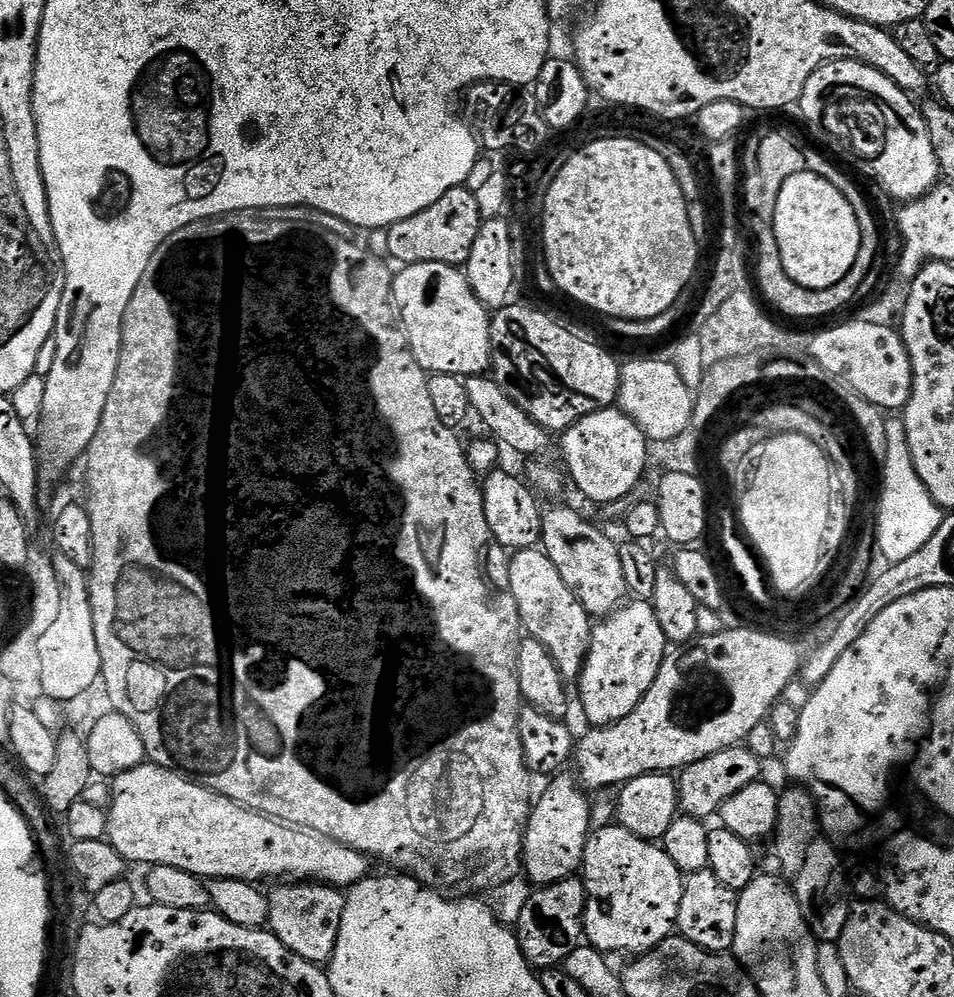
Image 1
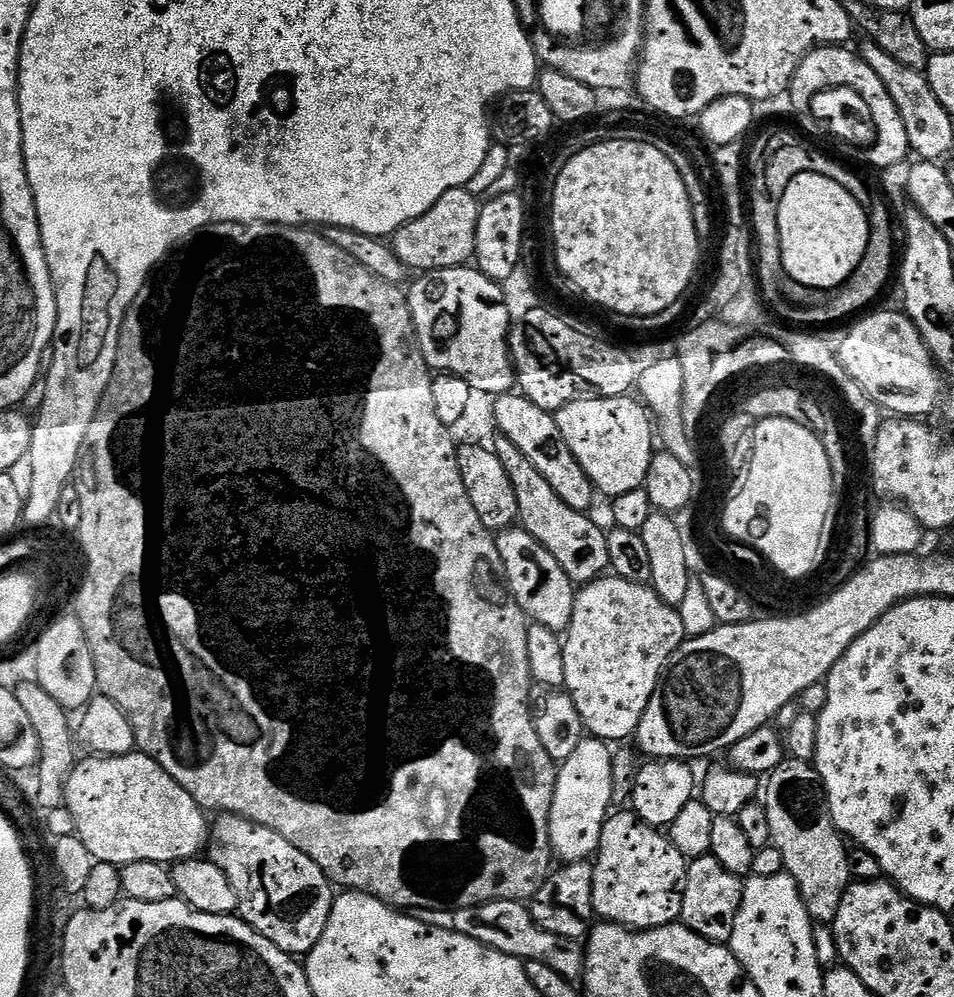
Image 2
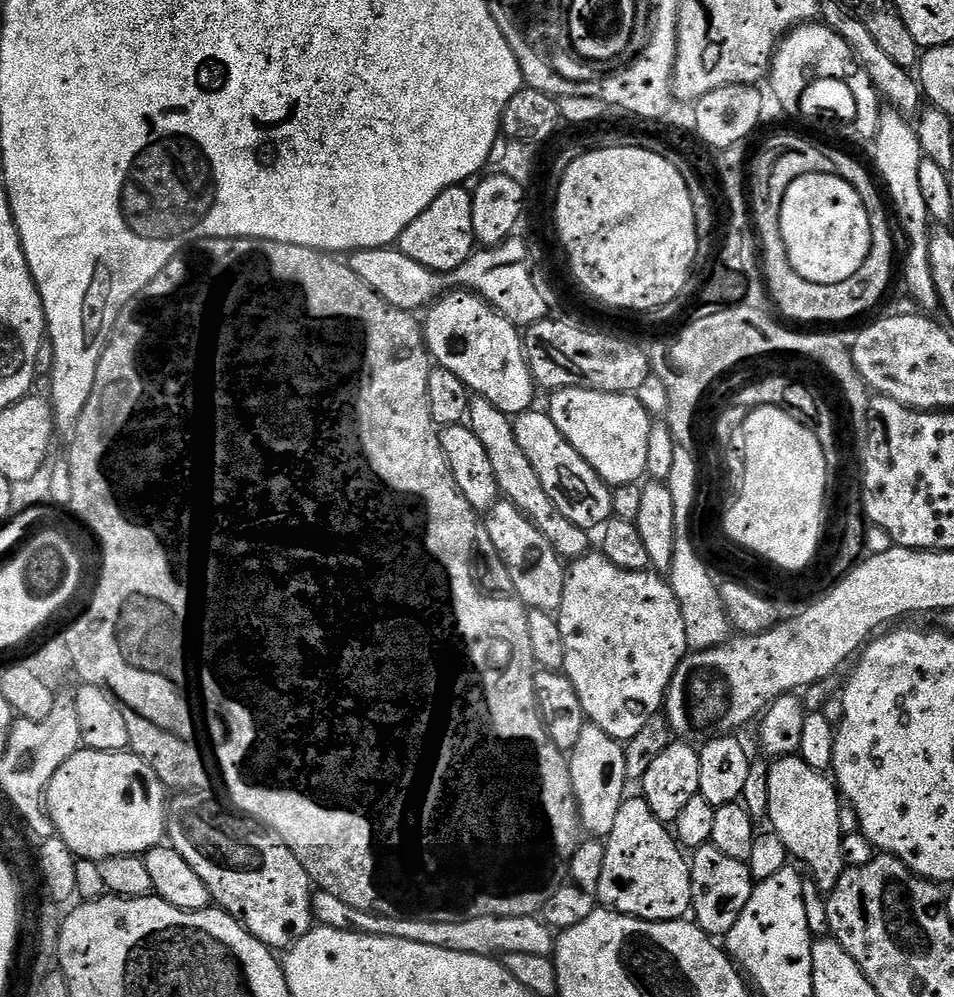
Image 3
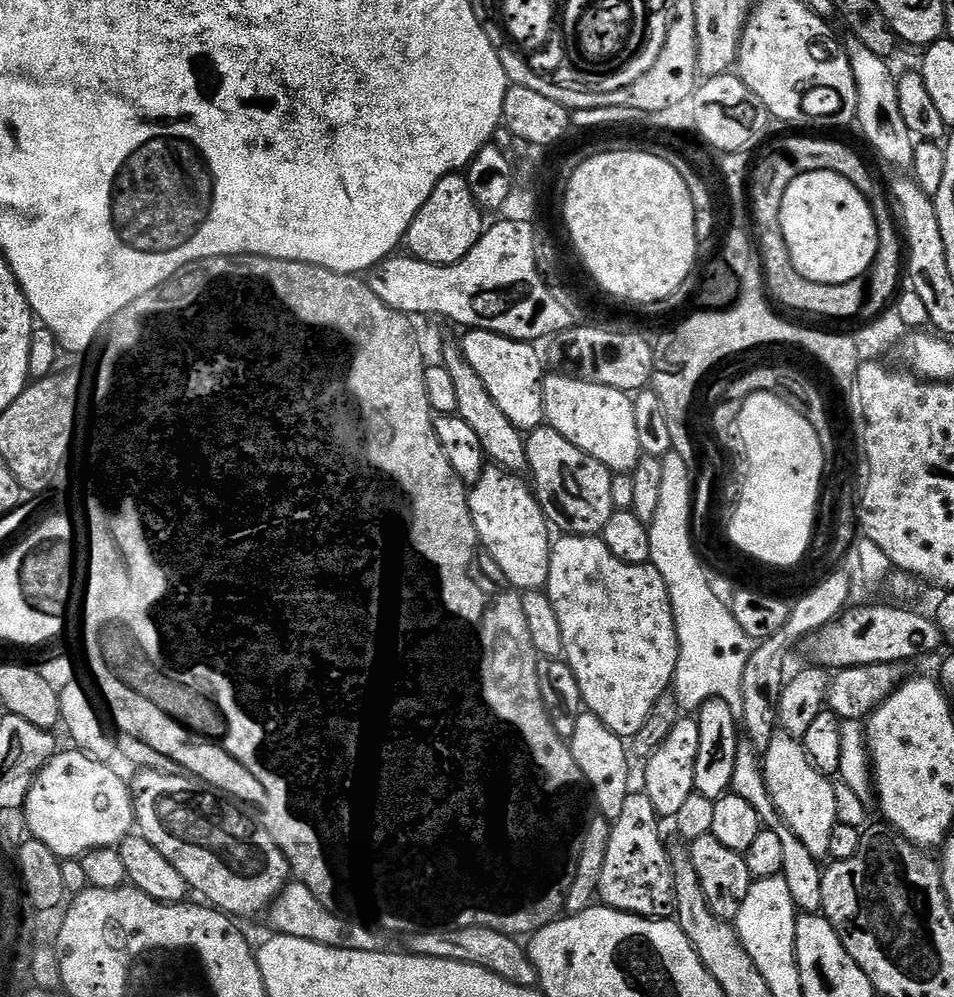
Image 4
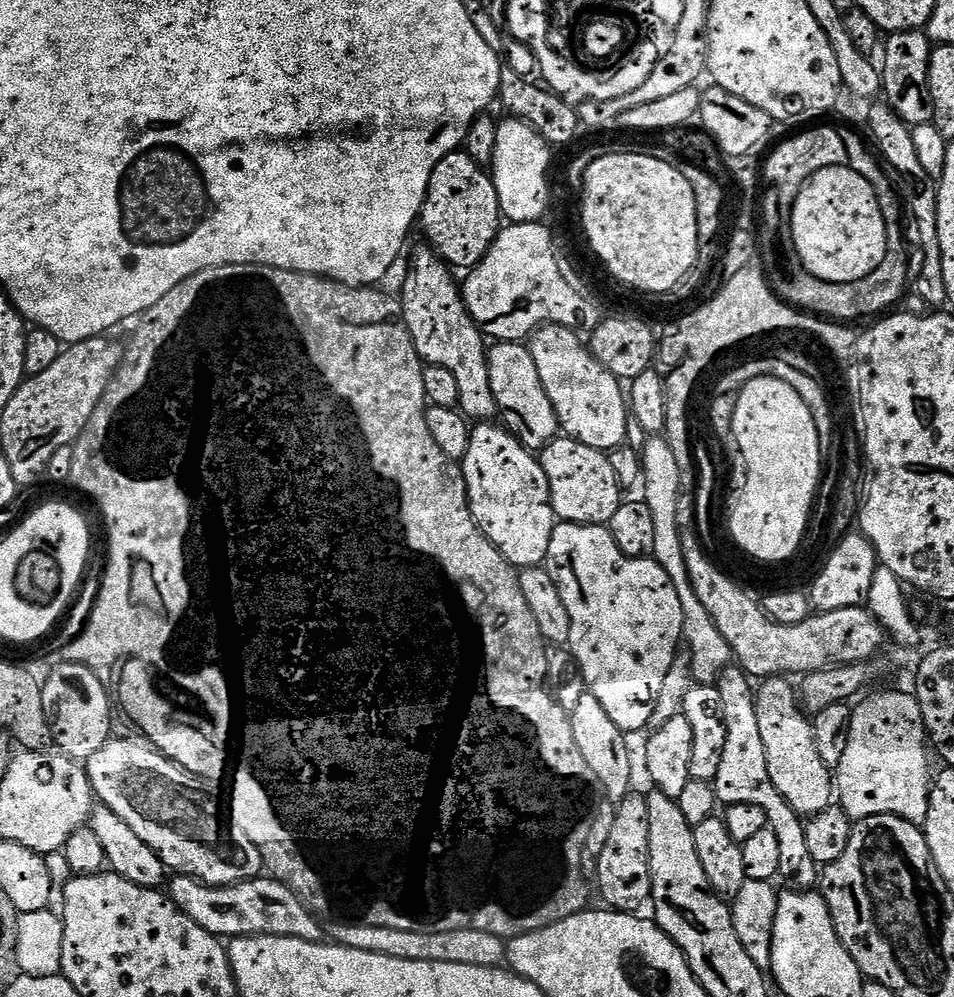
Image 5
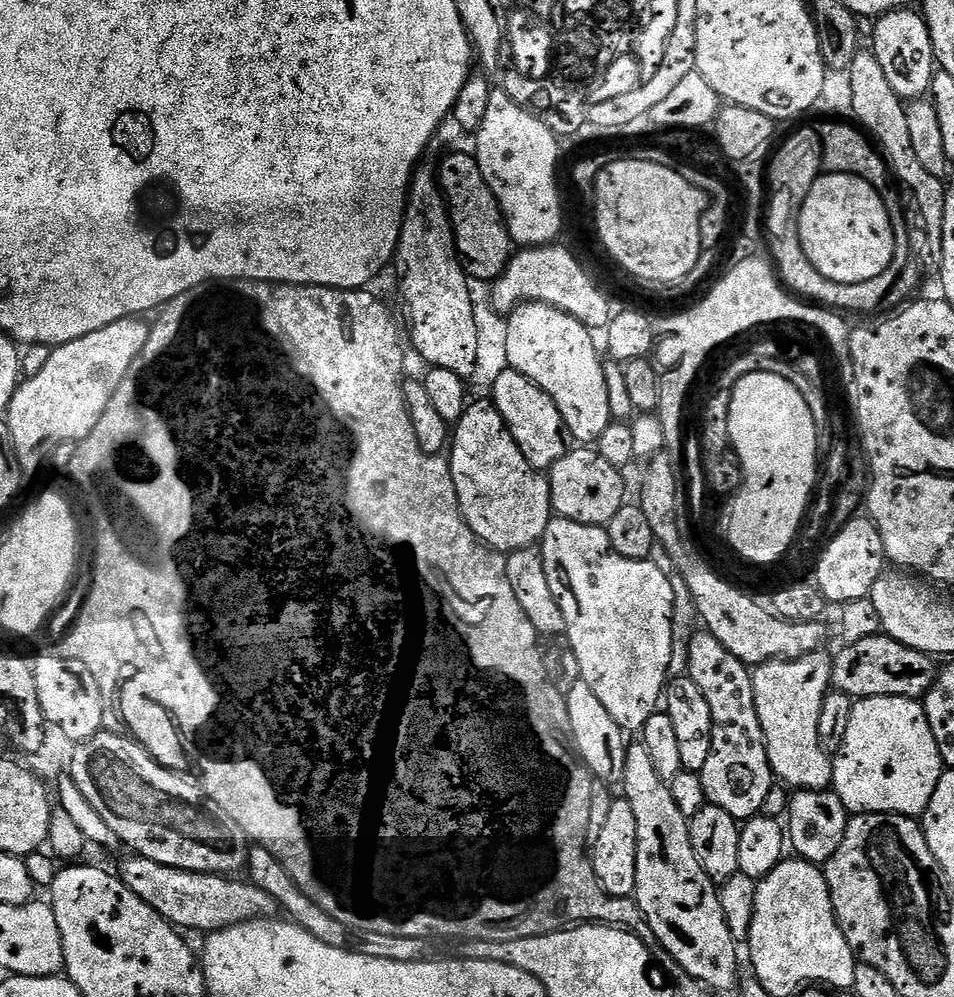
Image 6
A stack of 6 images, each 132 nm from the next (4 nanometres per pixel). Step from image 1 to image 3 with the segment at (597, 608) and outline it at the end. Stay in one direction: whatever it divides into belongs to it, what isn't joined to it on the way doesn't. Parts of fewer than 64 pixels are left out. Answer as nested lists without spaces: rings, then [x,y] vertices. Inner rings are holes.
[[[473,399],[468,405],[468,419],[472,432],[478,434],[478,442],[486,446],[486,454],[490,456],[490,466],[494,466],[494,478],[498,482],[501,495],[507,503],[524,515],[526,519],[550,542],[550,546],[559,554],[561,561],[571,562],[589,555],[589,533],[585,529],[574,526],[550,502],[550,494],[542,490],[542,482],[538,482],[538,474],[534,474],[534,466],[530,466],[530,458],[522,454],[522,446],[518,446],[518,438],[514,434],[513,417],[495,408],[489,400]]]

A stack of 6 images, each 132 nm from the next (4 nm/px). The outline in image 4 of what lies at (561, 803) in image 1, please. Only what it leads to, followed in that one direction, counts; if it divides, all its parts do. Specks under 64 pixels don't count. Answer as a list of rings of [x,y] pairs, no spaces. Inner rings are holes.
[[[584,710],[578,718],[578,726],[574,726],[574,738],[570,741],[570,747],[574,754],[574,762],[578,762],[585,780],[588,781],[599,815],[609,822],[616,820],[618,814],[622,814],[622,805],[630,795],[628,788],[630,752],[625,741],[618,734],[614,734],[614,730],[610,730],[594,713]]]

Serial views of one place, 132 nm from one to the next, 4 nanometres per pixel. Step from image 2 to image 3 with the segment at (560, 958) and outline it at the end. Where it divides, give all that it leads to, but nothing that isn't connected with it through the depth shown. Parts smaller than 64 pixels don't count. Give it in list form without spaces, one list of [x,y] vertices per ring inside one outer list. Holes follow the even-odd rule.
[[[321,891],[313,895],[312,910],[315,919],[326,928],[365,932],[382,938],[406,938],[406,942],[422,942],[422,946],[438,946],[441,950],[458,950],[458,954],[478,954],[493,958],[503,958],[510,954],[552,956],[556,946],[553,929],[539,915],[522,918],[487,916],[486,918],[470,918],[466,922],[426,922],[418,918],[376,916],[372,912],[354,910],[354,906],[346,906],[342,898],[334,898],[334,894]]]

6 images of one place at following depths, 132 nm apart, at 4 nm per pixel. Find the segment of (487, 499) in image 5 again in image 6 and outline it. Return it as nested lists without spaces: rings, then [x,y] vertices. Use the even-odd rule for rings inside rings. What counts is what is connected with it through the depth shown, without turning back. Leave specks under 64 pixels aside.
[[[487,399],[484,400],[478,401],[477,404],[476,401],[469,403],[462,418],[454,425],[454,431],[450,436],[452,477],[454,490],[458,494],[460,513],[464,515],[464,521],[470,526],[470,530],[488,547],[498,553],[507,554],[539,545],[544,539],[546,526],[554,519],[552,495],[547,475],[543,471],[532,468],[530,462],[526,462],[502,414],[498,414],[495,404]]]

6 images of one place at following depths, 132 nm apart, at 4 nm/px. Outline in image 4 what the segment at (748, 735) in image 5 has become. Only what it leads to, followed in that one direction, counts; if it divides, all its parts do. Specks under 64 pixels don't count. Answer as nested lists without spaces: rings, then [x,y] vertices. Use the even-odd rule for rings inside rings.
[[[747,738],[741,739],[738,746],[738,759],[734,762],[734,778],[730,791],[738,794],[738,798],[746,798],[746,802],[750,802],[754,810],[758,810],[761,825],[774,830],[774,834],[778,834],[783,847],[782,875],[786,878],[786,886],[790,886],[790,895],[793,896],[797,909],[804,914],[819,913],[822,909],[822,878],[824,877],[821,861],[816,860],[814,854],[806,850],[806,846],[802,846],[798,834],[794,834],[794,830],[790,830],[790,826],[784,823],[779,810],[770,798],[770,790],[766,786],[761,753],[756,751],[756,747]]]

